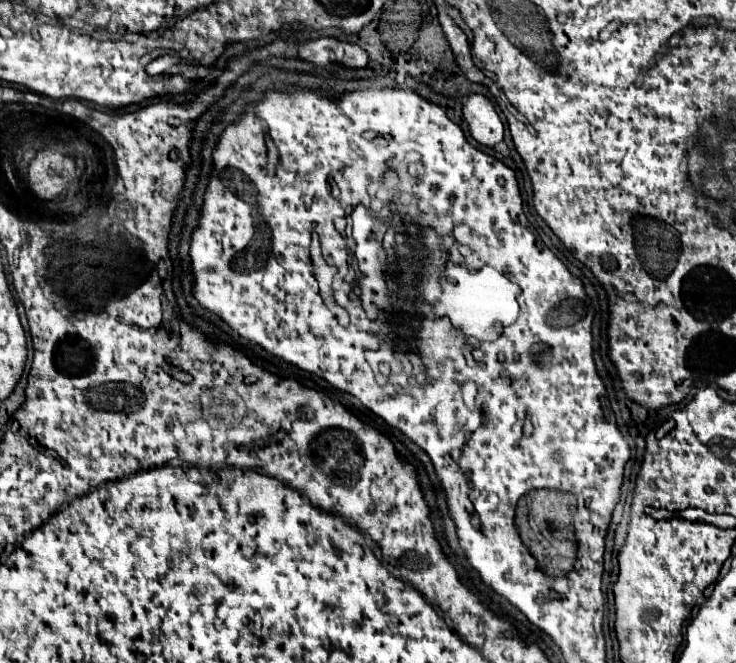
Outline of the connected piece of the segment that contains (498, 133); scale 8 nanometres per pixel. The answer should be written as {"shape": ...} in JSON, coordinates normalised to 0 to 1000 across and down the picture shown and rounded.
{"shape":[[[639,143],[633,152],[630,152],[630,183],[636,186],[636,195],[639,195],[639,204],[658,222],[671,222],[674,216],[682,213],[685,207],[685,189],[671,164],[671,158],[658,146],[658,143]]]}

